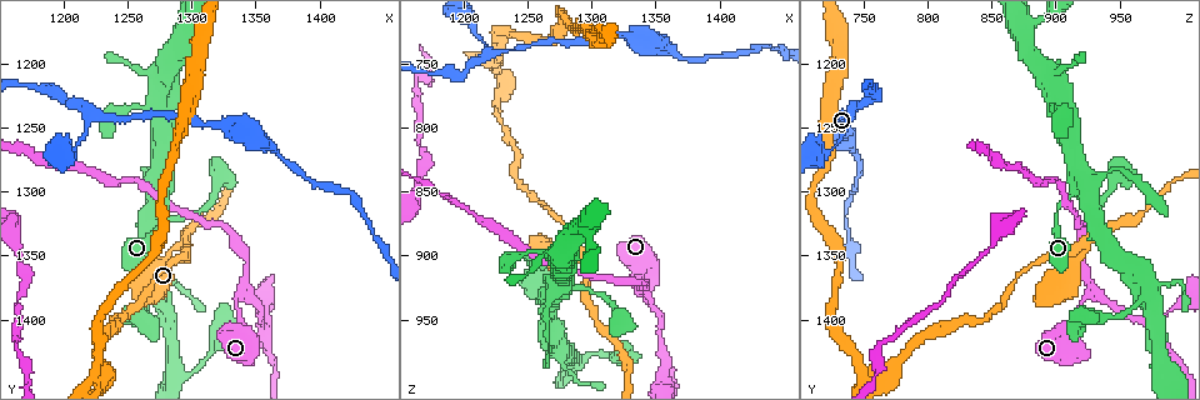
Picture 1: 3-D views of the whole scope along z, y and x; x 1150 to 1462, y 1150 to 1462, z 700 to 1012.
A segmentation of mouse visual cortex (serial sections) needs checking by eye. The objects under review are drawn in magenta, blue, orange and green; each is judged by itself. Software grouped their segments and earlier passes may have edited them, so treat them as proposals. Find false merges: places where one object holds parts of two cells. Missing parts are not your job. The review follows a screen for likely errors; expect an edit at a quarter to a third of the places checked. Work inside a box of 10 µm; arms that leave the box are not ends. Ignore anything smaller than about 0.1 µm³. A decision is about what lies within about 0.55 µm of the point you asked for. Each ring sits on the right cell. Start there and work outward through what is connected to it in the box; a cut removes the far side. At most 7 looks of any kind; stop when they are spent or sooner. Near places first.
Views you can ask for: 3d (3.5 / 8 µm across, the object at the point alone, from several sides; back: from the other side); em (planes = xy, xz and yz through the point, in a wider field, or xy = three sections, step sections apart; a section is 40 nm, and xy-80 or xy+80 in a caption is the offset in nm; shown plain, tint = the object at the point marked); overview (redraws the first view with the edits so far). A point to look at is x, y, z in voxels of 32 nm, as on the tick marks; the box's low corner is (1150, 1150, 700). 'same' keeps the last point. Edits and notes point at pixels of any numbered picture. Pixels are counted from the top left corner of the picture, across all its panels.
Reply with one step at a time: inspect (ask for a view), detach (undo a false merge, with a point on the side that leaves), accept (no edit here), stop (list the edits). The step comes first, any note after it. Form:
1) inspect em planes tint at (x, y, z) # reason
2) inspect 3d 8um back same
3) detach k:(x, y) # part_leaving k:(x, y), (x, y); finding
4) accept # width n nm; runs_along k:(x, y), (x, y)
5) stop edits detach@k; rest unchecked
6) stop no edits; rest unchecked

inspect 3d 3.5um at (1336, 1378, 926) # three arms meet

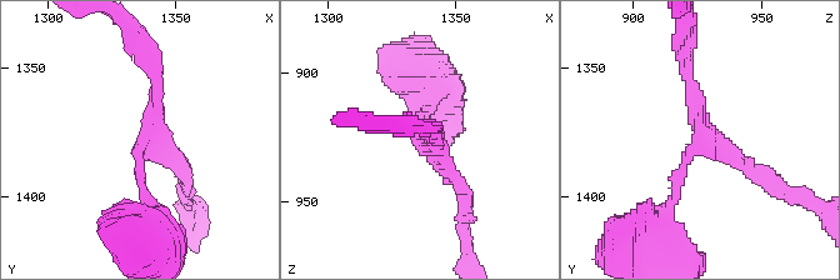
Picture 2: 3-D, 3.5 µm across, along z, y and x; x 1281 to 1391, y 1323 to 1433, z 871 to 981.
inspect em xy step 5 tint at (1338, 1381, 925) # arms 3; arm_widths 150, 150, 200 nm; shape alone is not enough

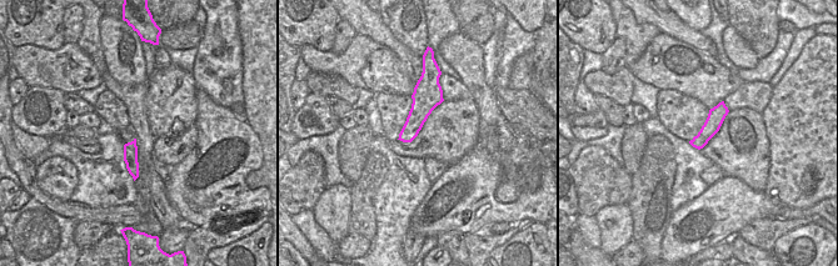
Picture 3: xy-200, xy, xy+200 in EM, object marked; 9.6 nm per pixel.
accept # runs_along 2:(660, 218), (699, 145), (756, 173); all the same cell

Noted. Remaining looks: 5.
inspect em xy step 5 tint at (1292, 1344, 928) # sharp bend

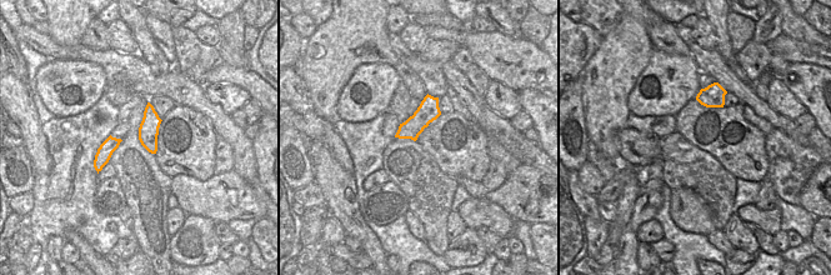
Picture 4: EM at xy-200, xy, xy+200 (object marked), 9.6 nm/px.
inspect 3d 3.5um same

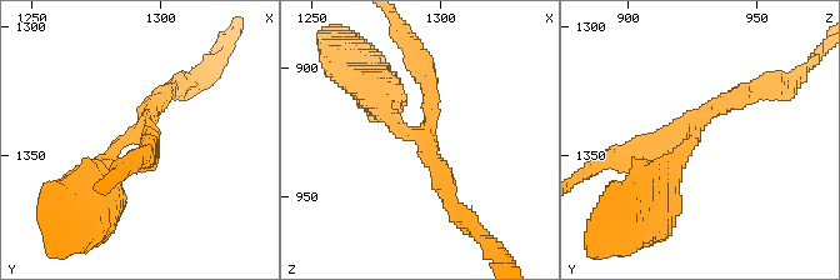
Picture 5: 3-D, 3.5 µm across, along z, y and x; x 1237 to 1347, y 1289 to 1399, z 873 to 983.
accept # arm_widths 250, 300, 450 nm; one cell here

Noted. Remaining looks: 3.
inspect 3d 3.5um at (1228, 1442, 748) # three arms meet

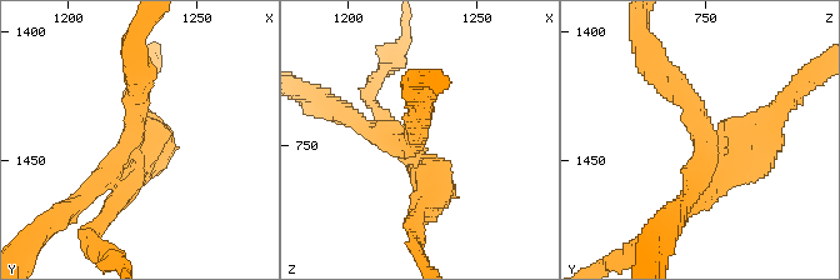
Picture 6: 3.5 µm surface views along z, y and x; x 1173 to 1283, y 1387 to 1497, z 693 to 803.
inspect em xy step 3 plain at (1227, 1443, 749) # need the tissue

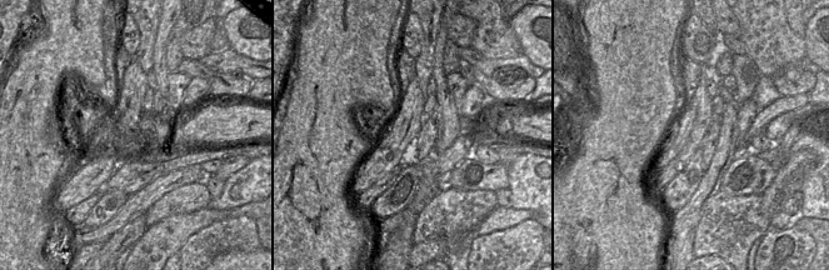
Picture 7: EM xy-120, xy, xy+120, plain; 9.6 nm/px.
inspect em xy step 3 tint same

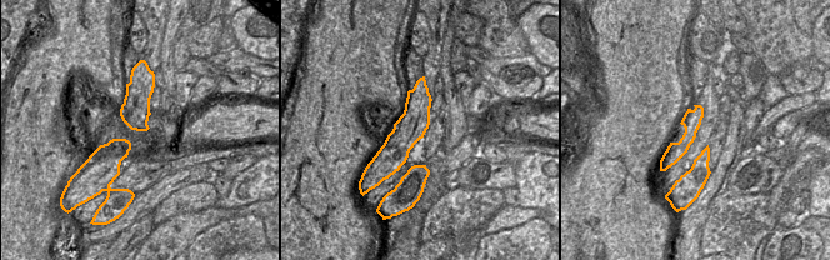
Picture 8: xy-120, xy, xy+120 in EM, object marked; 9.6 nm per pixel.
detach 6:(689, 118) # width 280 nm; part_leaving 6:(709, 150), (696, 111), (645, 50); two cells meet here

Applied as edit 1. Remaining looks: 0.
stop edits detach@6; rest unchecked

